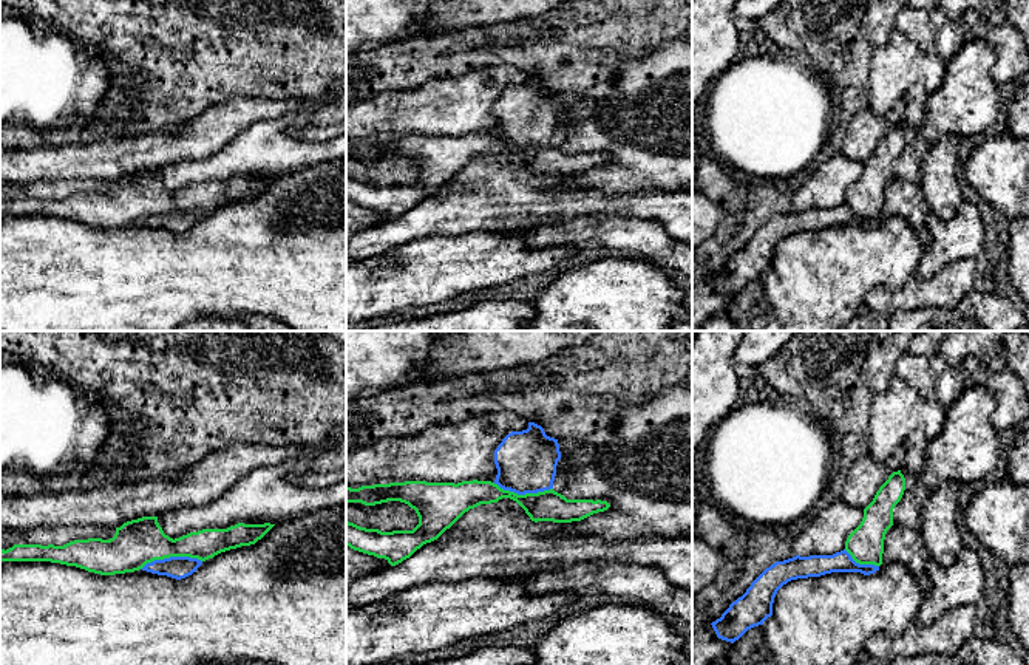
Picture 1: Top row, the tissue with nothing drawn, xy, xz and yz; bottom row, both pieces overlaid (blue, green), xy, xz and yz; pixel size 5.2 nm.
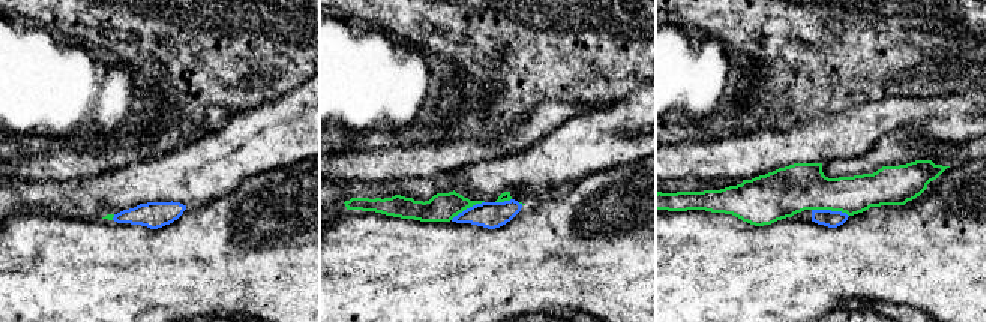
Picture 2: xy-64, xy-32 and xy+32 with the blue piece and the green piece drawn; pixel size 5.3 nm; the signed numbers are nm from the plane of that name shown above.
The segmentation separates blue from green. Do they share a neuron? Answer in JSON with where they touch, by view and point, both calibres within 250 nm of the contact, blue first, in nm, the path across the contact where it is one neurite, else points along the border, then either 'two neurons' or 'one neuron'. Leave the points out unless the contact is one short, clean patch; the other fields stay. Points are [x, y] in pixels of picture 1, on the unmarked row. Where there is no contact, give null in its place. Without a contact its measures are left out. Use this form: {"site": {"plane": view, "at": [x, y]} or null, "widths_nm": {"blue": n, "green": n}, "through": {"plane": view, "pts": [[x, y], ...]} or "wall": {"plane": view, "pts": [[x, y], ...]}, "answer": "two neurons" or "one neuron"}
{"site": {"plane": "xy", "at": [170, 211]}, "widths_nm": {"blue": 120, "green": 240}, "wall": {"plane": "xy", "pts": [[201, 214], [164, 211], [147, 215], [141, 221]]}, "answer": "two neurons"}

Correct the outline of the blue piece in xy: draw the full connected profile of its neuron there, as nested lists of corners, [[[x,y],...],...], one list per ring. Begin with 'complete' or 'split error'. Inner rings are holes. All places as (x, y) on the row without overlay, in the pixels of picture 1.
complete; [[[170,210],[147,217],[142,224],[181,234],[196,226],[201,218],[202,215],[198,212]]]

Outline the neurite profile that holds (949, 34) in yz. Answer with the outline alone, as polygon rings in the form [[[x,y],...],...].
[[[910,5],[896,14],[896,29],[915,40],[918,46],[947,63],[966,43],[966,28],[952,20],[938,6],[933,11],[916,9]]]

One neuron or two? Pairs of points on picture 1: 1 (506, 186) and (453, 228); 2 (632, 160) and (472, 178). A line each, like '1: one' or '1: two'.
1: one
2: two

